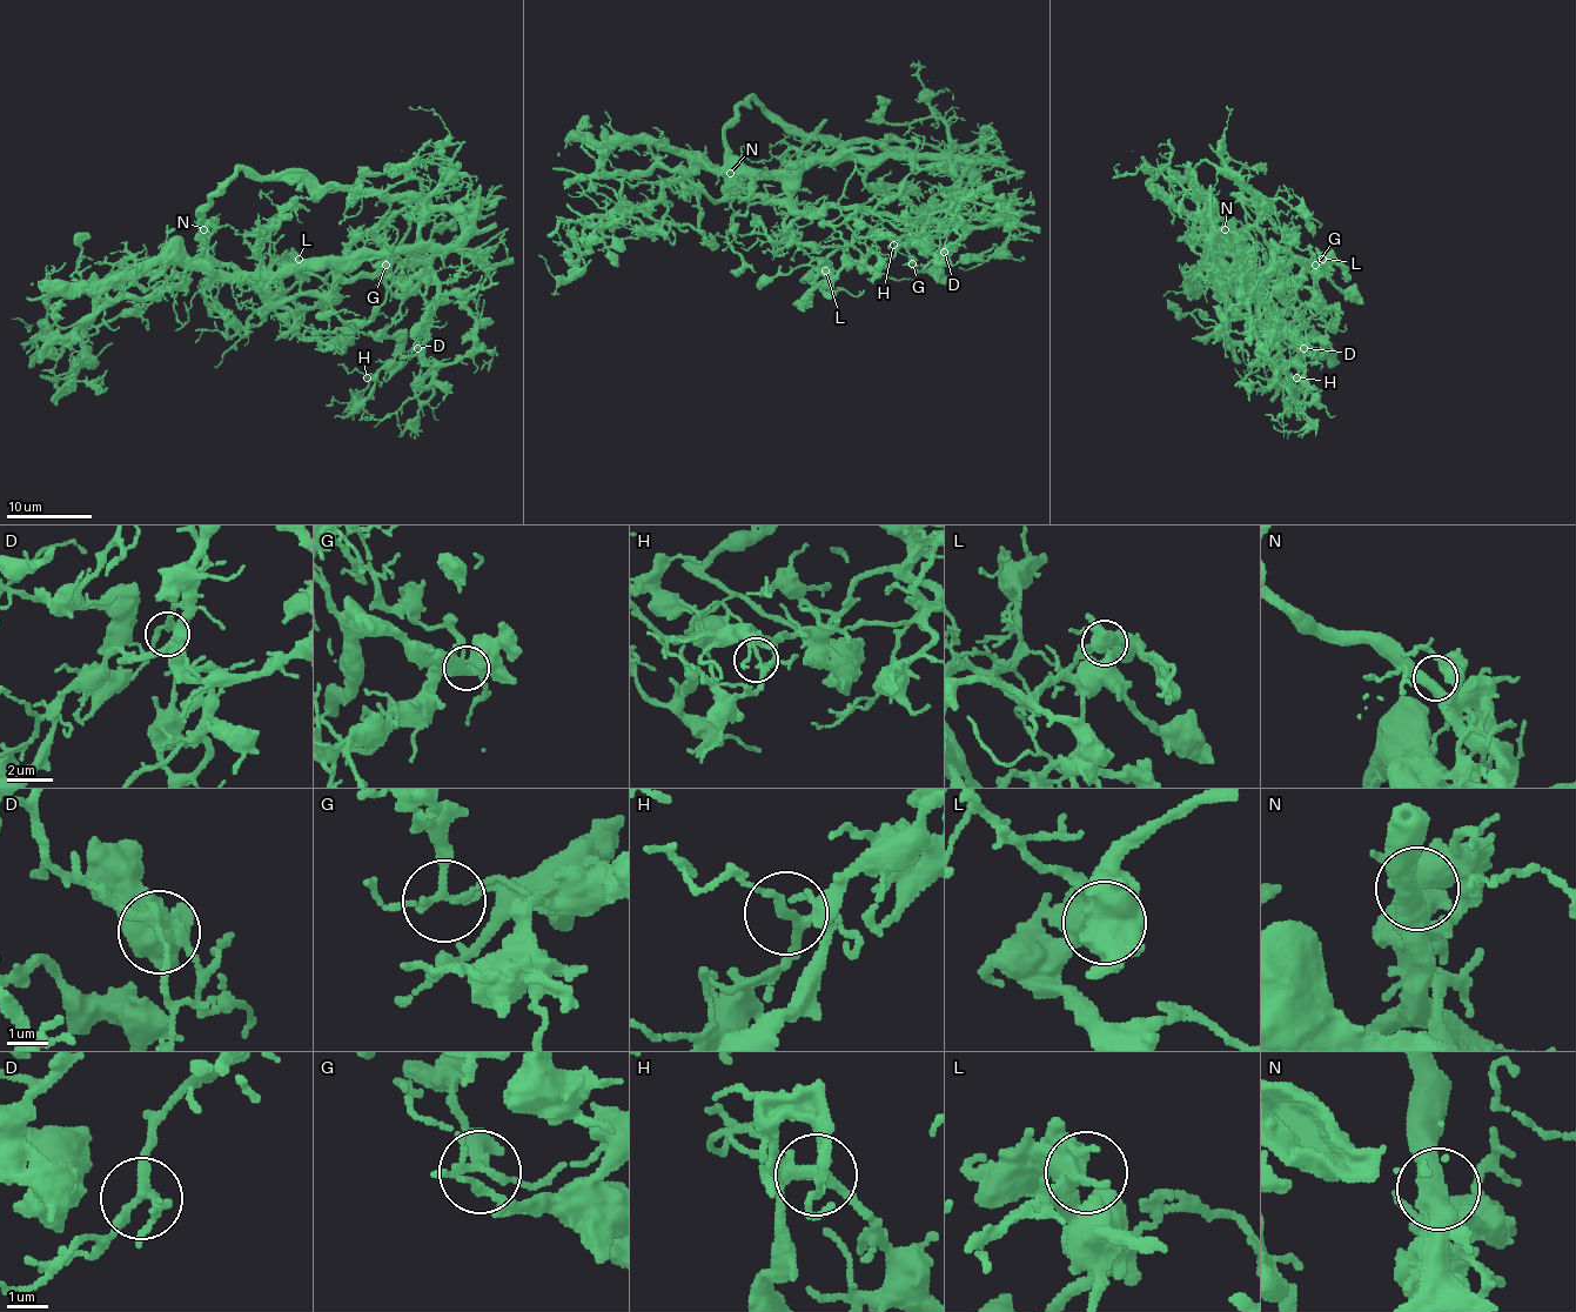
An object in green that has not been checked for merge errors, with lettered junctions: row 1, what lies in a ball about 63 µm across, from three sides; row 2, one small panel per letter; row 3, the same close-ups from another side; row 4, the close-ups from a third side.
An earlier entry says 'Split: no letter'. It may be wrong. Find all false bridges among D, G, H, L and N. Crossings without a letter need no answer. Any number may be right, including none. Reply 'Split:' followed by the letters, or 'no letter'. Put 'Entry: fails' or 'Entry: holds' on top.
Entry: holds
Split: no letter

